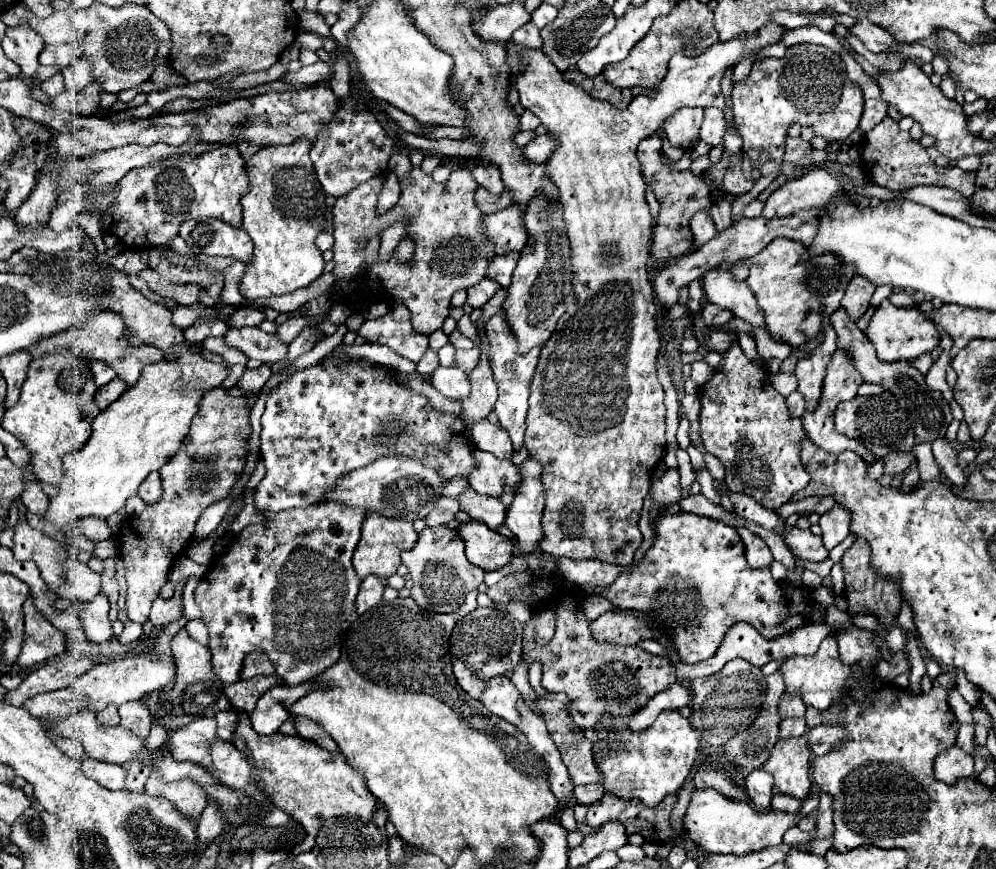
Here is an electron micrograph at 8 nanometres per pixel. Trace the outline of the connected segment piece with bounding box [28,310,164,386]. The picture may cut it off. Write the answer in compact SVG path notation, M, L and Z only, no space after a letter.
M94 312L88 322L84 322L84 326L70 326L68 330L60 332L60 334L54 334L50 338L40 338L38 342L34 342L28 352L34 356L34 358L40 358L44 354L54 354L58 348L70 348L74 356L80 356L80 358L86 358L86 360L100 360L100 362L106 362L108 366L114 368L114 372L118 374L120 380L124 380L128 386L134 386L138 376L140 376L140 370L148 364L154 364L154 362L160 362L164 360L164 352L156 346L132 346L124 334L124 320L116 314L116 312Z

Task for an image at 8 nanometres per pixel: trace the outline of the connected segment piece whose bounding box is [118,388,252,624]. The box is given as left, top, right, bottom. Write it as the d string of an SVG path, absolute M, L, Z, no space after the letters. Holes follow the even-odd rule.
M224 388L210 390L200 400L200 410L192 420L190 432L184 438L180 450L160 468L162 496L156 504L148 504L142 514L128 516L120 524L120 556L126 568L128 582L128 618L132 622L144 624L148 620L152 602L158 598L160 588L168 580L170 566L180 558L194 534L194 526L200 514L214 502L220 502L232 494L234 484L240 480L246 468L246 458L250 452L248 440L252 434L250 410L246 398L234 398ZM202 470L198 478L194 474Z

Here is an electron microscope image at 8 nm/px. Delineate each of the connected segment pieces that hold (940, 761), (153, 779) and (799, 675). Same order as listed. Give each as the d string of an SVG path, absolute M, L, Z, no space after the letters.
M956 744L952 748L948 748L944 754L940 754L934 764L936 778L940 778L946 784L954 784L960 778L968 778L968 776L972 776L972 772L974 772L972 754L964 752Z
M156 772L150 774L146 782L146 794L172 802L174 808L186 818L198 818L206 808L206 794L204 790L200 790L200 786L188 780L164 784L160 774Z
M830 634L828 638L824 638L824 642L820 644L820 648L818 648L818 652L814 656L788 658L786 662L782 662L780 672L782 672L784 684L786 684L786 694L790 694L790 696L800 694L800 698L802 698L802 702L806 706L826 710L842 694L842 688L844 688L844 682L848 680L850 668L838 660L836 638Z

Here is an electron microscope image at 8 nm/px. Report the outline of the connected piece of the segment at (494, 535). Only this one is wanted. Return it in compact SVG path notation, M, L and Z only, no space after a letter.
M462 522L456 528L456 534L464 540L468 560L486 572L500 570L512 560L512 542L482 522Z

